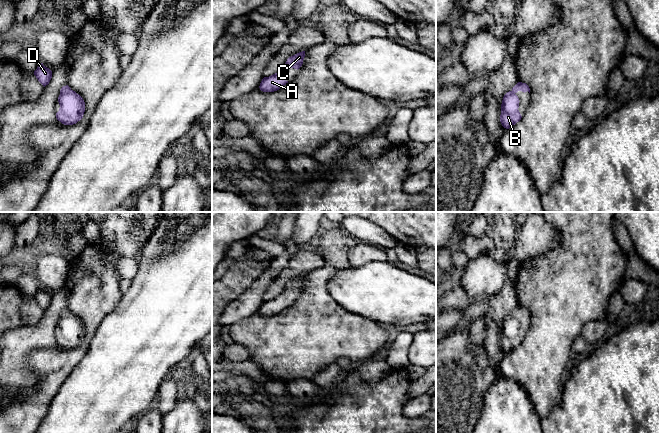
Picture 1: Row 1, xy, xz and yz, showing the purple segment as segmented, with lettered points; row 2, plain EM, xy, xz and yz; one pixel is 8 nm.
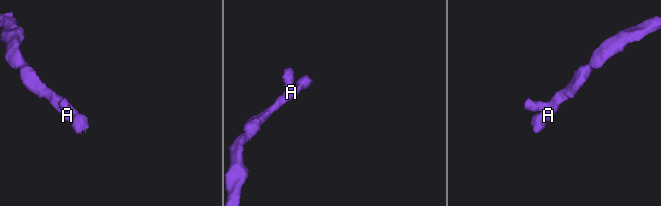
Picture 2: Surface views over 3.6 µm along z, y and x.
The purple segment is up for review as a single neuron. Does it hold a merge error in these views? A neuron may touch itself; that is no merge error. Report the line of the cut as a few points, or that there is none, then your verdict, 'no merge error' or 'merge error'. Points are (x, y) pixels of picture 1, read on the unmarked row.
cut none; no merge error

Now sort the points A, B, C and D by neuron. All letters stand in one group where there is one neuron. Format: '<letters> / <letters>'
A B C D

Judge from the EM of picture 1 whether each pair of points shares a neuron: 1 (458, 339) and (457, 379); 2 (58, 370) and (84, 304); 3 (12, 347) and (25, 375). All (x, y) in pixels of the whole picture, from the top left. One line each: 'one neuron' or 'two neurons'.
1: one neuron
2: one neuron
3: one neuron

